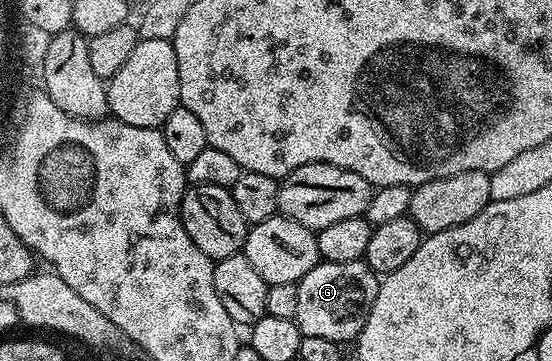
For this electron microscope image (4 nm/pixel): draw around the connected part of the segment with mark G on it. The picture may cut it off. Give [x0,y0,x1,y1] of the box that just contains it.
[296,260,379,345]

